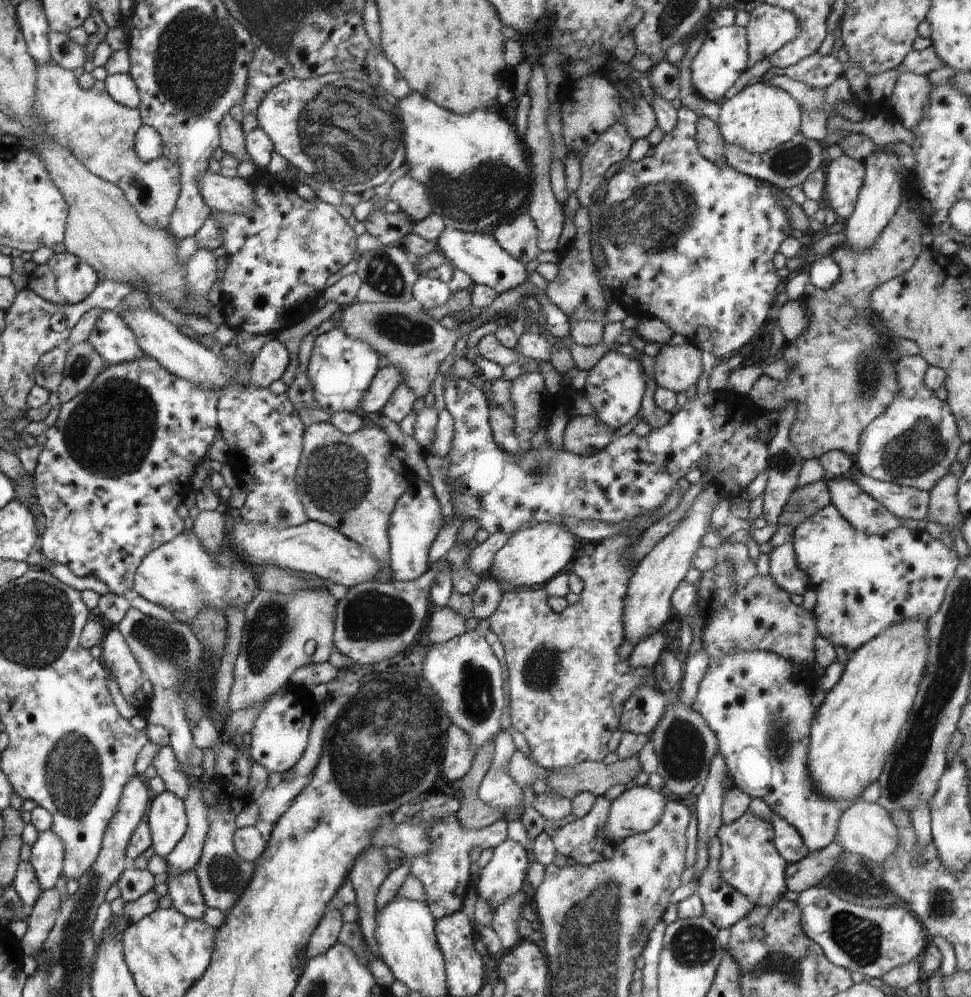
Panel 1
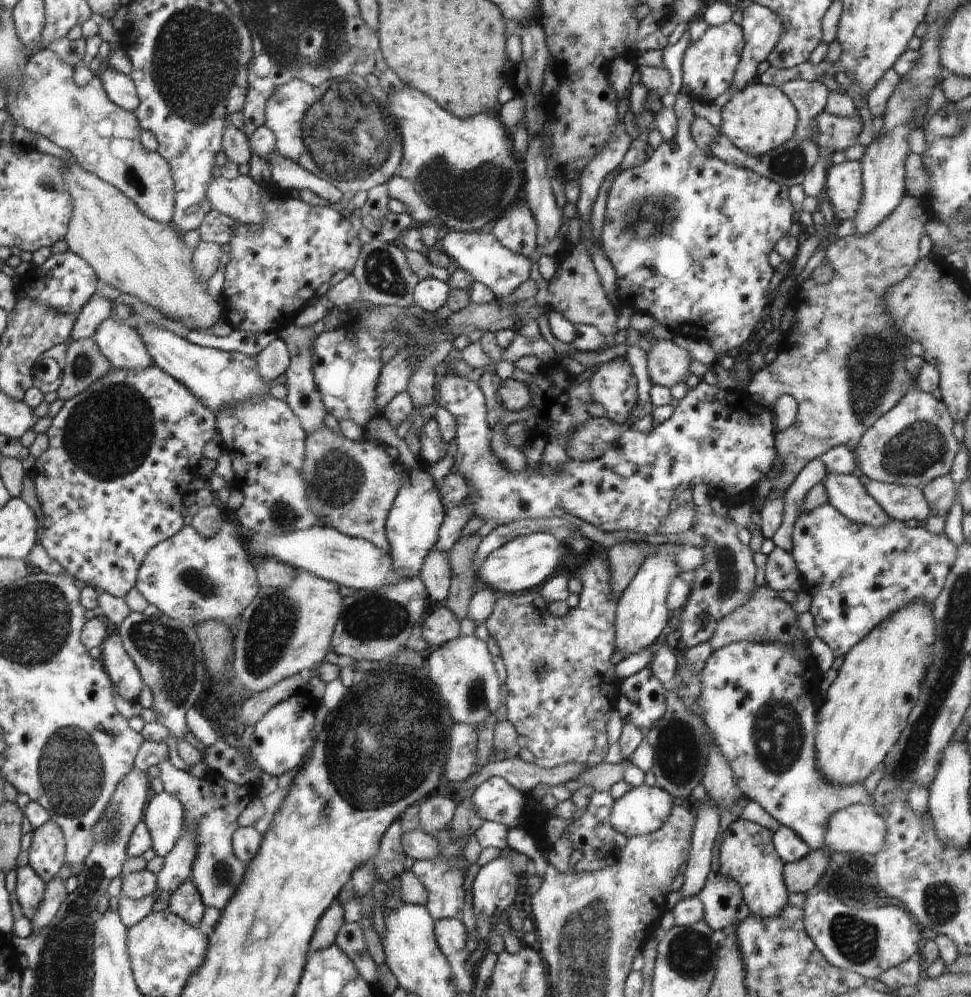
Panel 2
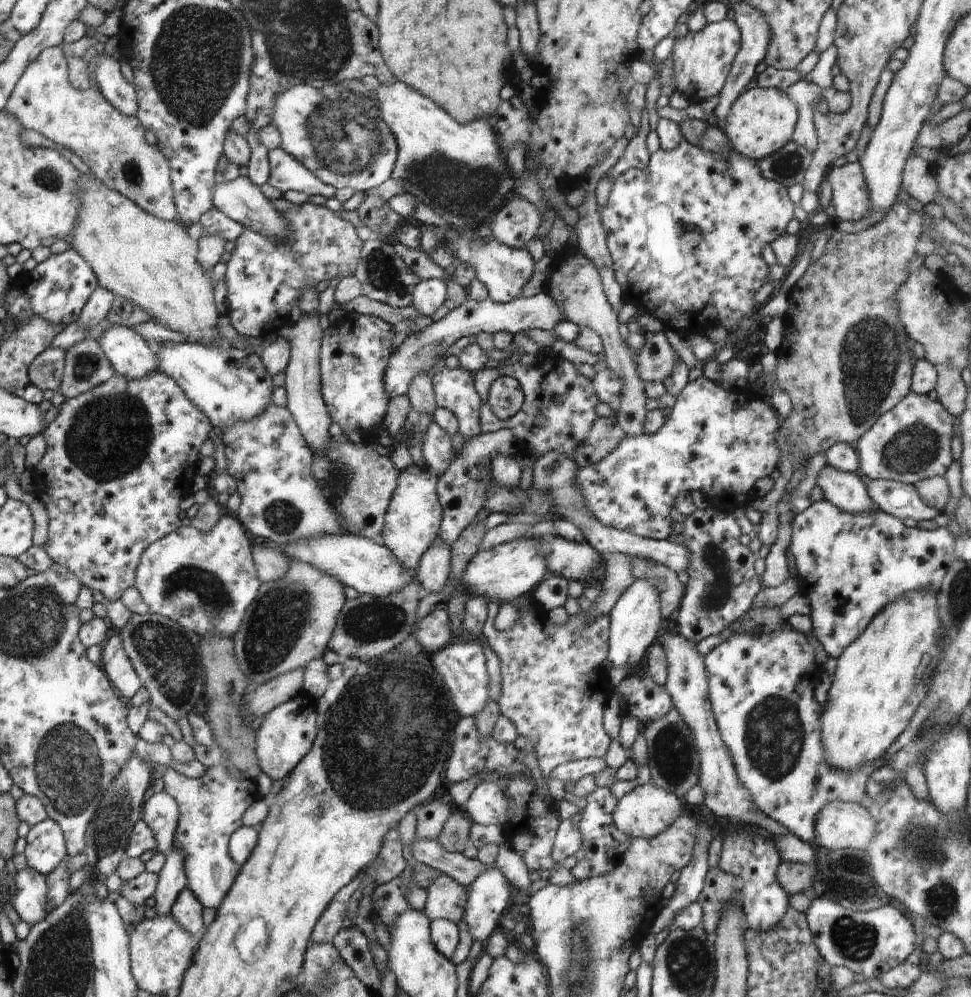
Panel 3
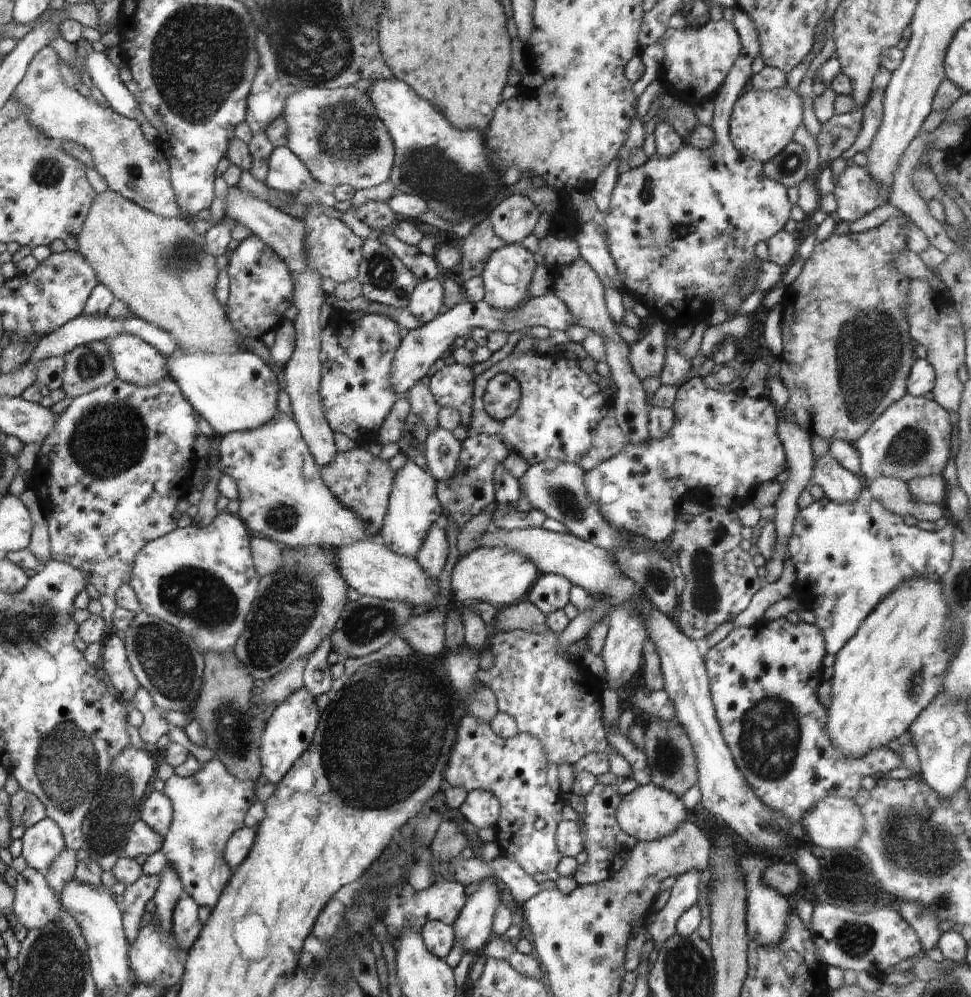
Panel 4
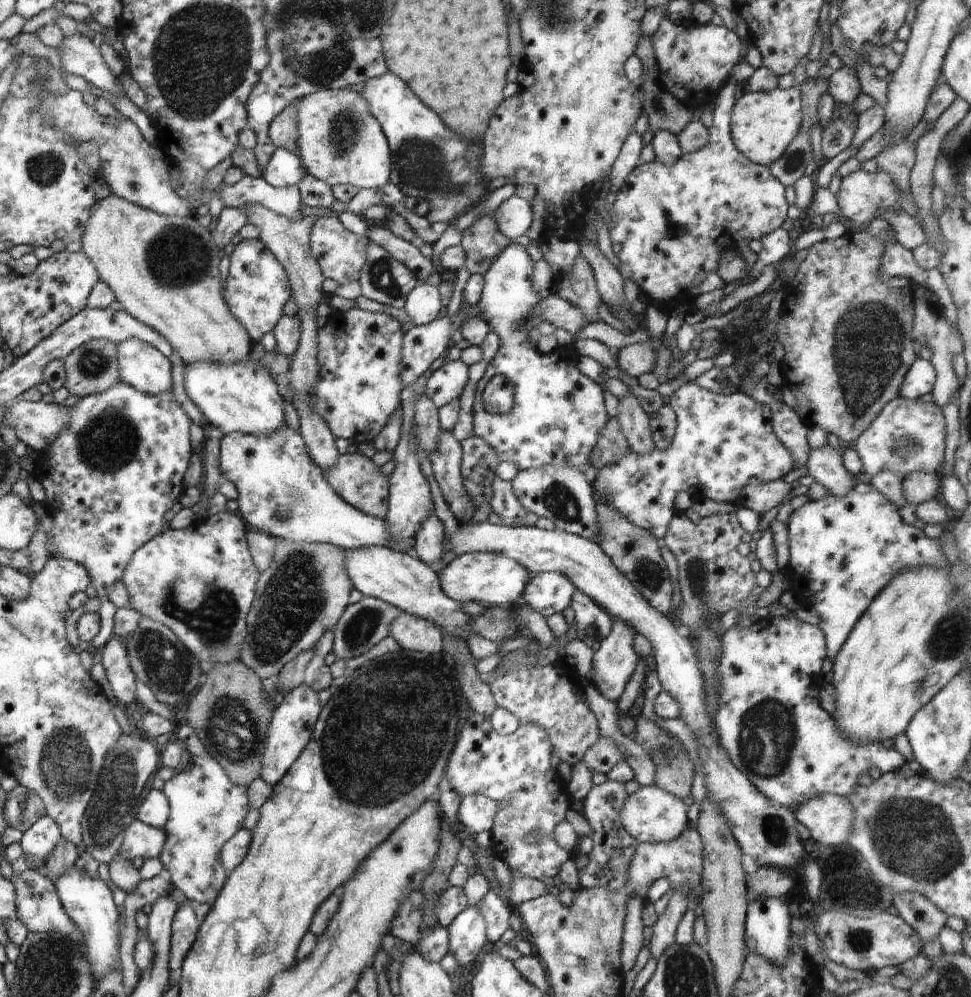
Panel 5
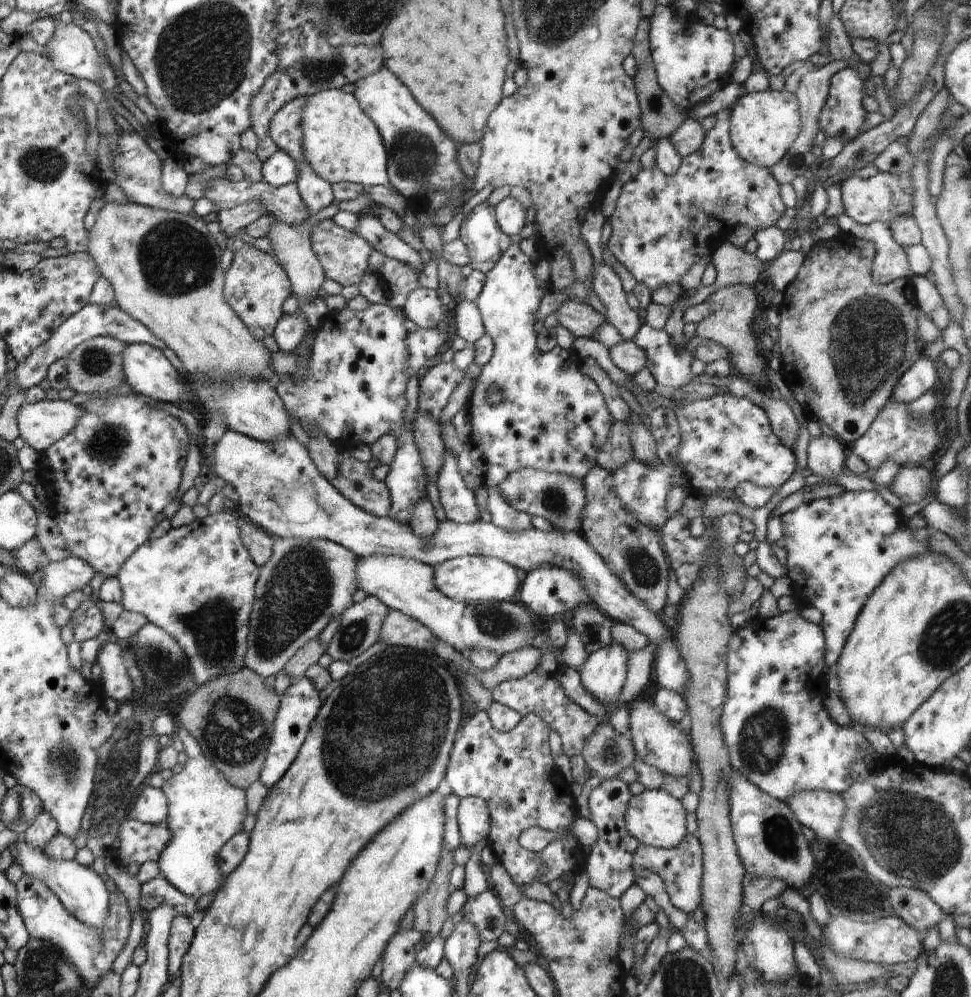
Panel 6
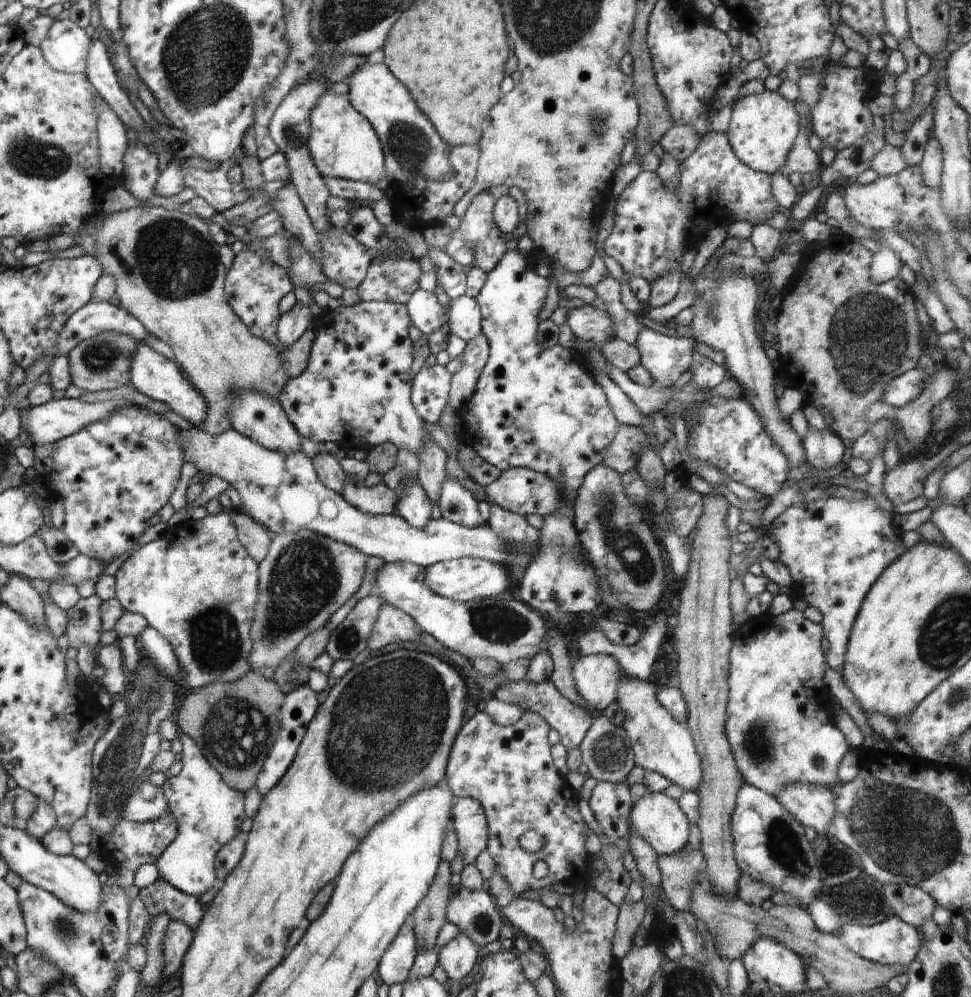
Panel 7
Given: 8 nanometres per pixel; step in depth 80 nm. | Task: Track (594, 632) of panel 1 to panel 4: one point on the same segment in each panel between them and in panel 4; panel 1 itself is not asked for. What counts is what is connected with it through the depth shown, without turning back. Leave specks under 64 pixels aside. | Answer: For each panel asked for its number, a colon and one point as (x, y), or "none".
2: (561, 686)
3: (554, 688)
4: (554, 697)

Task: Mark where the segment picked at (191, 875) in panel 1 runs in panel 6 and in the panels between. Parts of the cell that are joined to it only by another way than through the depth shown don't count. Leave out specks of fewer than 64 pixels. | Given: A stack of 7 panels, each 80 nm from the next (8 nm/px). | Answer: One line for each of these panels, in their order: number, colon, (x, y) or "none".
2: (186, 901)
3: (187, 910)
4: (186, 927)
5: (184, 930)
6: (179, 940)

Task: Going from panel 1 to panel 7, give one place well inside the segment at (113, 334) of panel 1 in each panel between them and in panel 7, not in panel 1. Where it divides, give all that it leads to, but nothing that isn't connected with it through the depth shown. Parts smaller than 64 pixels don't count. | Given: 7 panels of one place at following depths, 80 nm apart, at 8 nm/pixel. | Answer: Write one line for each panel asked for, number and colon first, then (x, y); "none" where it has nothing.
2: (122, 345)
3: (132, 356)
4: (136, 361)
5: (141, 365)
6: (147, 371)
7: (153, 374)

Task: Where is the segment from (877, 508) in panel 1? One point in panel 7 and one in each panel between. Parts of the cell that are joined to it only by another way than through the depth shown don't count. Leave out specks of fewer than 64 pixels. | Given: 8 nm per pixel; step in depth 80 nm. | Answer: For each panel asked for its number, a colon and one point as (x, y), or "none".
2: (845, 493)
3: (845, 490)
4: (840, 485)
5: (825, 464)
6: (825, 455)
7: (823, 449)

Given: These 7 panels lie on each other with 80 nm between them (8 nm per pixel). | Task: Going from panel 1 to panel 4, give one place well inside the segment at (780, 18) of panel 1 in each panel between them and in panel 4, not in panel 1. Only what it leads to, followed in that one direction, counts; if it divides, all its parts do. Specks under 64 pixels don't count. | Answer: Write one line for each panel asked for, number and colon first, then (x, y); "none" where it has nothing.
2: (761, 27)
3: (755, 34)
4: (682, 229)

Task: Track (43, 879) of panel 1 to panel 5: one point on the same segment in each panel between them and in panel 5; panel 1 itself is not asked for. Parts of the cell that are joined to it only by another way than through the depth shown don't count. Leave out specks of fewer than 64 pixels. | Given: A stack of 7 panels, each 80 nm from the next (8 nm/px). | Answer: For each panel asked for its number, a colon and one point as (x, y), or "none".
2: (46, 853)
3: (45, 847)
4: (42, 844)
5: (41, 839)

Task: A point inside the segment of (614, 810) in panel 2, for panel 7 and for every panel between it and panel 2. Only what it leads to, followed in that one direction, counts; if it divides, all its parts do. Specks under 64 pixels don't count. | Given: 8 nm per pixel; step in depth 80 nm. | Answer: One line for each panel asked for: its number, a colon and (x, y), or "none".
3: (646, 811)
4: (649, 812)
5: (651, 815)
6: (653, 817)
7: (657, 818)

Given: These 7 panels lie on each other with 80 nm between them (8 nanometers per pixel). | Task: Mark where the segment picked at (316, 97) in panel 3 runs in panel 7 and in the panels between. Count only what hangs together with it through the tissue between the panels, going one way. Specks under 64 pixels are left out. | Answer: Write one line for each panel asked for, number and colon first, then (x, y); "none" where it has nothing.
4: (336, 133)
5: (337, 131)
6: (342, 143)
7: (343, 143)

